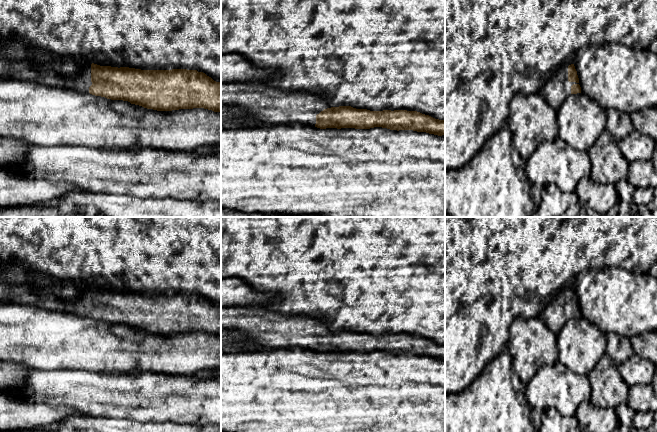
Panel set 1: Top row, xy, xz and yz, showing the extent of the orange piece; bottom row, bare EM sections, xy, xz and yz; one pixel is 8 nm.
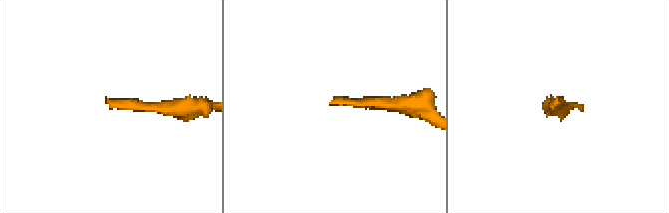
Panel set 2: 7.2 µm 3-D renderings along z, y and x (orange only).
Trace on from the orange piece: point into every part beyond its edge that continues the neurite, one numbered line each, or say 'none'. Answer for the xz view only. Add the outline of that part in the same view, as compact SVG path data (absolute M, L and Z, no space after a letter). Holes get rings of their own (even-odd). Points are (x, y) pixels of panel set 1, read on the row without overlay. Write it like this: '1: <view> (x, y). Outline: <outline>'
1: xz (271, 329). Outline: M251 306L221 308L221 328L240 331L251 342L277 349L298 346L315 351L316 339L331 332L321 319L284 315Z

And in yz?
1: yz (555, 315). Outline: M565 286L549 302L543 312L539 315L548 329L557 335L565 323L571 319L571 310L579 308L568 305L568 290L573 286Z

